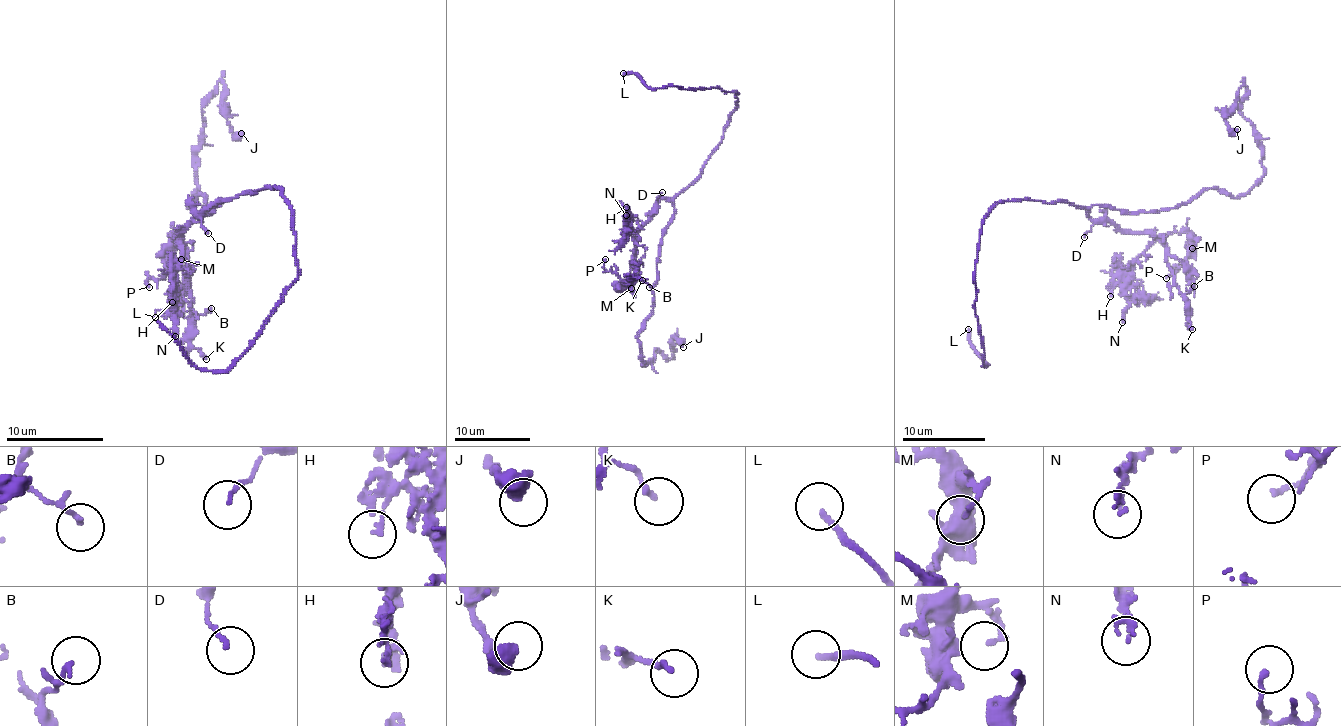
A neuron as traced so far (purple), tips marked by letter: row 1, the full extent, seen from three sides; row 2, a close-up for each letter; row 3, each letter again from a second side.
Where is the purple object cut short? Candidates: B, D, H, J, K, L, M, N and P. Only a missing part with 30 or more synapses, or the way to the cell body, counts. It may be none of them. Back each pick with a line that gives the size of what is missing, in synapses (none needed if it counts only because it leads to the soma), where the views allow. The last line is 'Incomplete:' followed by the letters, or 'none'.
Incomplete: L

